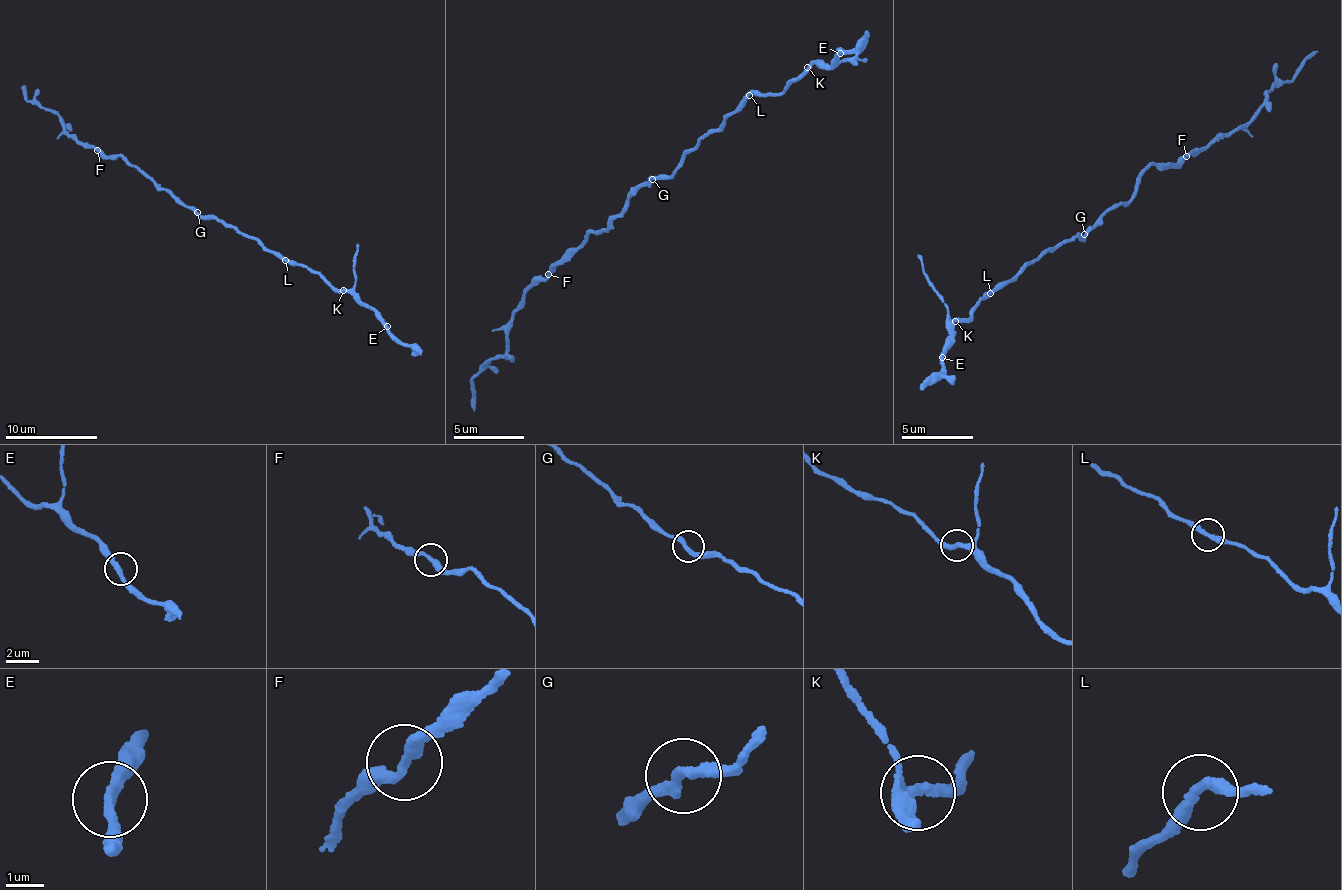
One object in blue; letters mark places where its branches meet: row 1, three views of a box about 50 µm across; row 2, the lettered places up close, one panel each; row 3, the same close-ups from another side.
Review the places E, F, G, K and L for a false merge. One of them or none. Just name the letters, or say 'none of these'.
F

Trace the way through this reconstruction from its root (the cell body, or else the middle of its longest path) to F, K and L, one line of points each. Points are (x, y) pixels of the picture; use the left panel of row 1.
F: (203, 217), (183, 206), (120, 155), (105, 157), (97, 150)
K: (203, 217), (213, 215), (235, 226), (243, 233), (253, 236), (271, 251), (306, 264), (343, 290)
L: (203, 217), (213, 215), (235, 226), (285, 260)

